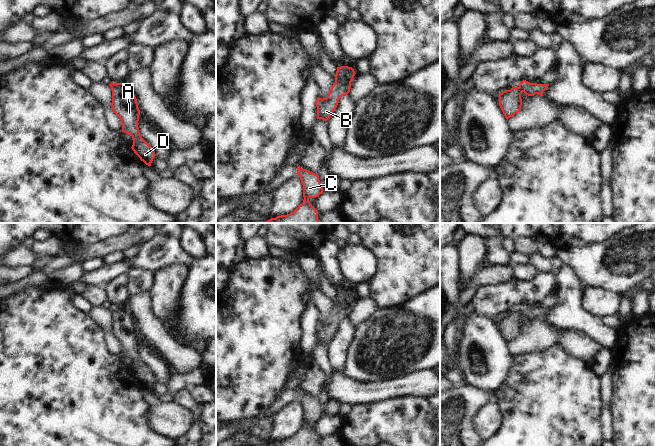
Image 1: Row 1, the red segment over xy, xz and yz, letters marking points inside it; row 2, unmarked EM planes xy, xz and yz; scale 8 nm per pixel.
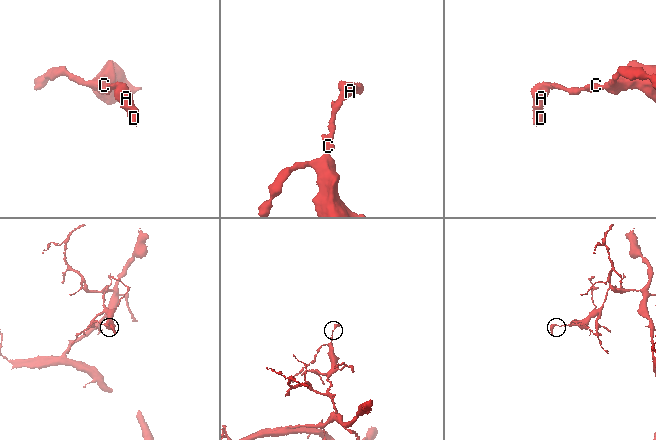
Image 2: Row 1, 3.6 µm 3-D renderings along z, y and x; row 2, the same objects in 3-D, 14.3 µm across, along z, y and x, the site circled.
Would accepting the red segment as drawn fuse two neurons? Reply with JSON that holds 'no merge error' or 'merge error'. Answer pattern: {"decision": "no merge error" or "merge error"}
{"decision": "no merge error"}

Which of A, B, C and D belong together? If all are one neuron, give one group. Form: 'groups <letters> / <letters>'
groups A B C D

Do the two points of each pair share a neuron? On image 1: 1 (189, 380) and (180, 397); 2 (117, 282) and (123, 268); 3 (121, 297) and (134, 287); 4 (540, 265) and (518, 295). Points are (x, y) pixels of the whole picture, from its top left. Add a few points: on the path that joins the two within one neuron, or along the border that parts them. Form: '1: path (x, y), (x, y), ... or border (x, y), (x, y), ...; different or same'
1: border (188, 389), (182, 389), (173, 395); different
2: border (126, 273), (115, 276), (103, 285); different
3: border (126, 274), (126, 293), (129, 296); different
4: border (554, 272), (539, 273); different

